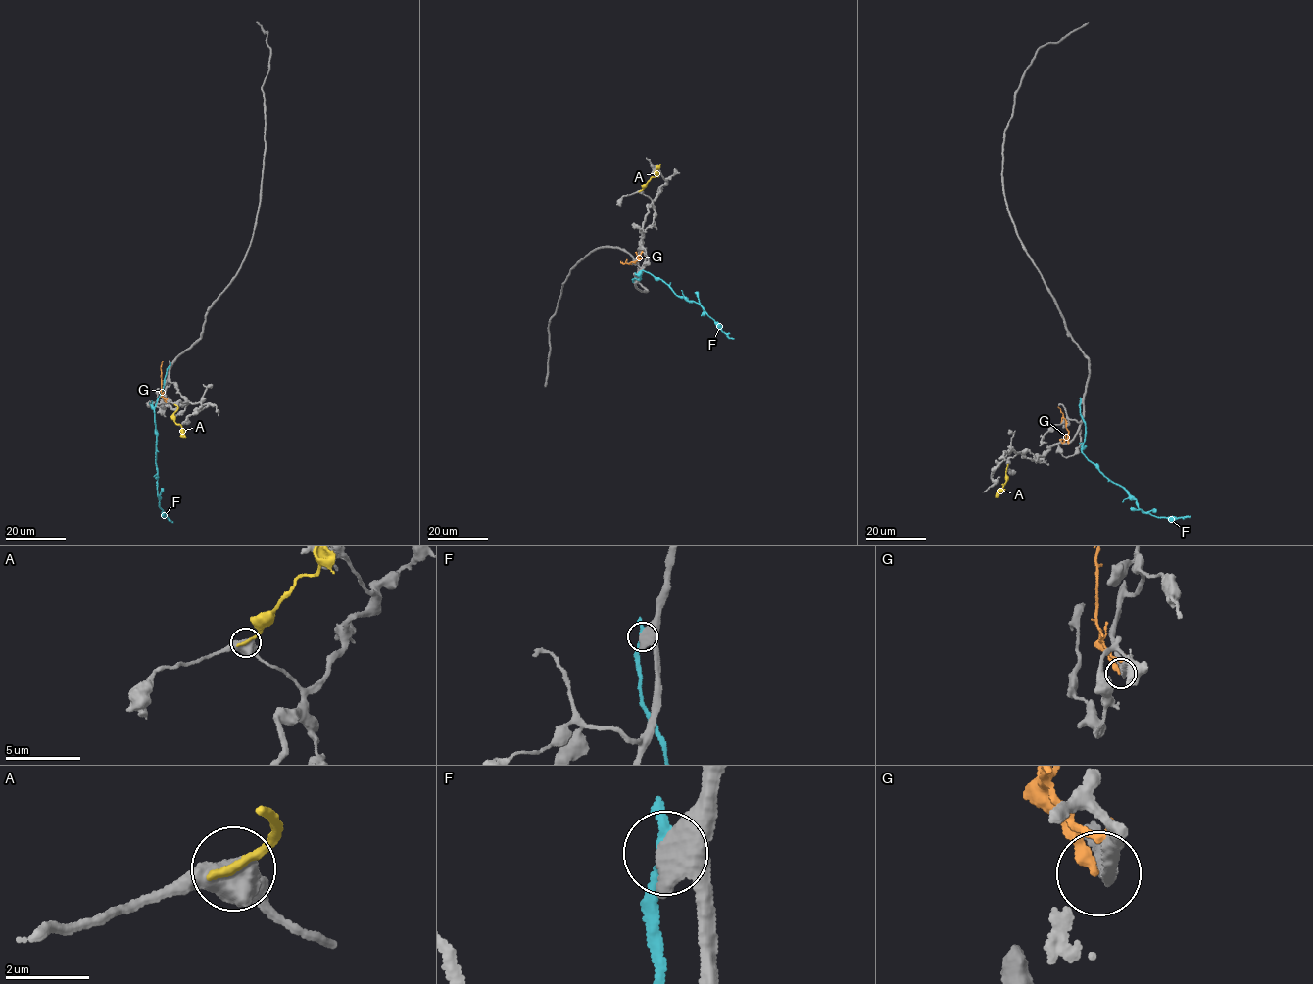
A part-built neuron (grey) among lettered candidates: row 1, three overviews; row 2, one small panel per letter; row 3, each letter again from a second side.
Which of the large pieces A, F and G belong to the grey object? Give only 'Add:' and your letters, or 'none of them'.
Add: none of them

